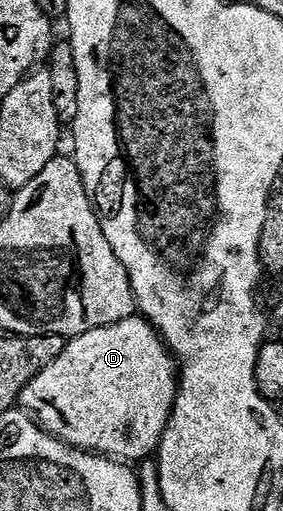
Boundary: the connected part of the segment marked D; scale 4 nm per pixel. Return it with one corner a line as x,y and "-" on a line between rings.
134,315
66,340
63,355
59,355
55,363
43,367
43,371
27,383
19,405
51,436
76,449
99,453
115,461
140,463
152,458
161,445
177,398
178,380
179,366
165,340
144,317

